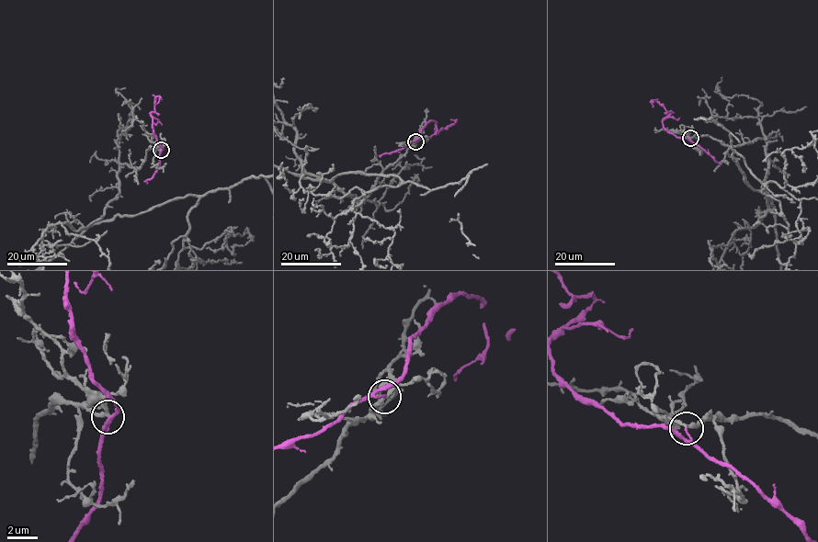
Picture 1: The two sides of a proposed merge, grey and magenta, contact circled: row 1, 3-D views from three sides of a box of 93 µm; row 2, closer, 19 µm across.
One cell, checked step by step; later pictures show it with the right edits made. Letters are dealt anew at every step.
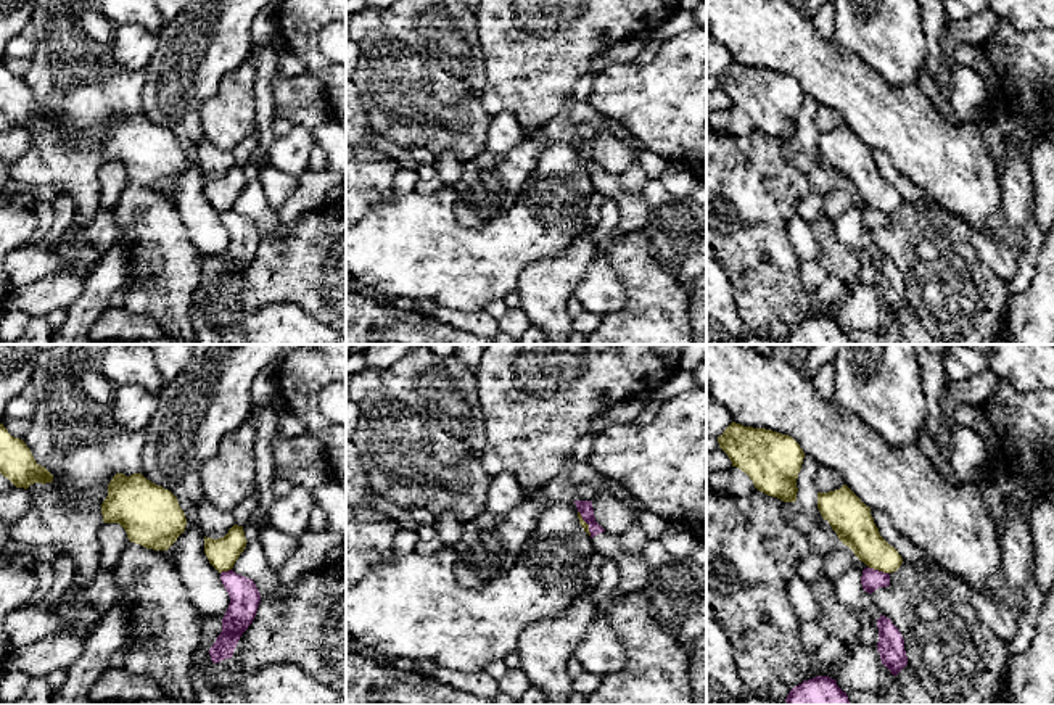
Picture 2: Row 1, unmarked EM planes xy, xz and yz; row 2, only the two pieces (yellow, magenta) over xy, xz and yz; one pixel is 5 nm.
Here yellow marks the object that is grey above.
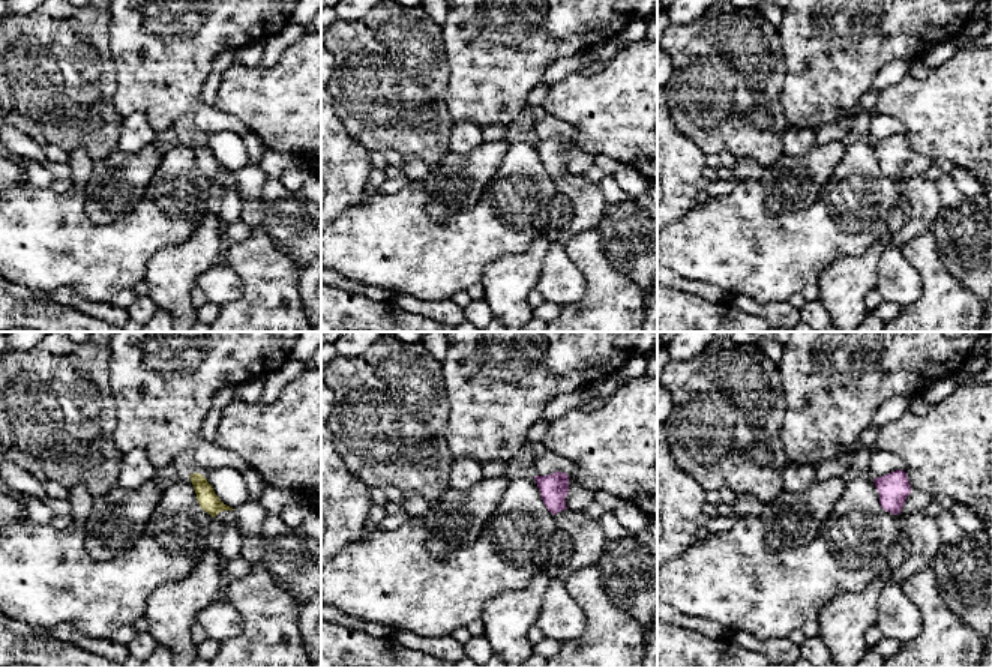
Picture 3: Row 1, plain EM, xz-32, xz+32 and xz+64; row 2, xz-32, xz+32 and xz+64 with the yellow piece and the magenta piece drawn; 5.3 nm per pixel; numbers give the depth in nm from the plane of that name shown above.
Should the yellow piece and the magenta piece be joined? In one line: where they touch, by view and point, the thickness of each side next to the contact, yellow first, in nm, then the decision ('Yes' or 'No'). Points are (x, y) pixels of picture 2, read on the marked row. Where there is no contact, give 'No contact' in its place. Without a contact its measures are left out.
Touches yellow at yz (877, 568). Thickness 200 nm (yellow) against 110 nm. No

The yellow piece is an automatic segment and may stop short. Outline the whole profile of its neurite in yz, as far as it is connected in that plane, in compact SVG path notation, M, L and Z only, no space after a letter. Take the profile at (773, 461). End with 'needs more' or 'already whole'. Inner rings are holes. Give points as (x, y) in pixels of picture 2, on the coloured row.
M732 422L718 443L732 467L747 473L758 491L784 502L797 501L805 452L792 436Z | already whole

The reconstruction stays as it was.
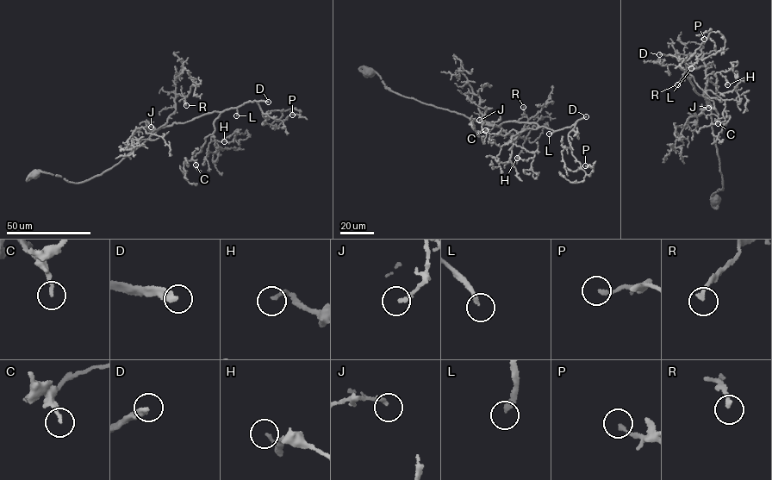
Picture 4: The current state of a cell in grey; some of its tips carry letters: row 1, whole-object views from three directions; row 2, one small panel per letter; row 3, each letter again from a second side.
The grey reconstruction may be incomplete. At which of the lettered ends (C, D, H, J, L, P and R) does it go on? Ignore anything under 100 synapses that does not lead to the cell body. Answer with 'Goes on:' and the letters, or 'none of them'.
Goes on: D, L

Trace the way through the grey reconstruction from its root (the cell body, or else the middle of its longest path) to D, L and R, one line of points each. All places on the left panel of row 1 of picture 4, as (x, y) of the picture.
D: (34, 174), (40, 170), (69, 182), (79, 183), (111, 168), (160, 128), (236, 108), (251, 101), (268, 102)
L: (34, 174), (40, 170), (69, 182), (79, 183), (111, 168), (160, 128), (228, 109), (236, 109), (236, 115)
R: (34, 174), (40, 170), (77, 183), (100, 174), (165, 123), (176, 109), (177, 95), (186, 96), (186, 105)

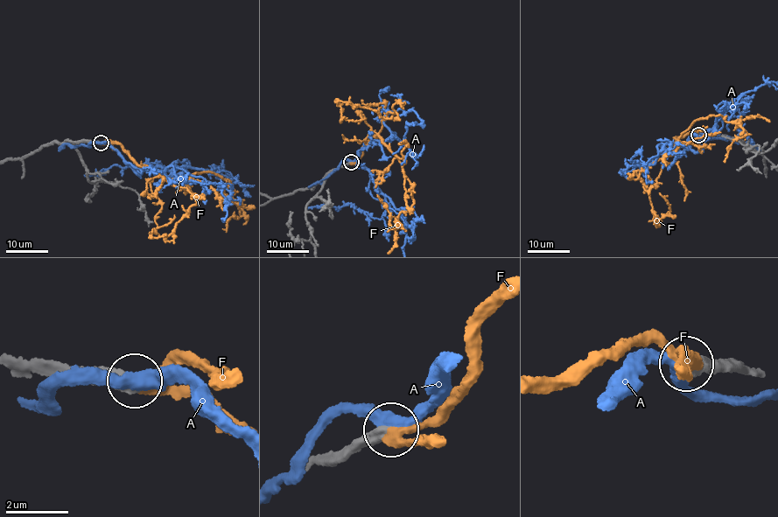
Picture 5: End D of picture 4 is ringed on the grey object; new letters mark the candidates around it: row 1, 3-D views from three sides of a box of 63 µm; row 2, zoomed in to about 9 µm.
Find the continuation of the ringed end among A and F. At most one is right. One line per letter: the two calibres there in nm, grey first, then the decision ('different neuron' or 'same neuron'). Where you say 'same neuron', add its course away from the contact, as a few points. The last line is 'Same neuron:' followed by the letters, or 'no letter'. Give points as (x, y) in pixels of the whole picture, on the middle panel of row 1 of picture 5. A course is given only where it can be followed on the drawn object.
A: 440/400 nm | different neuron
F: 420/320 nm | same neuron | via (350, 163), (360, 158), (368, 135), (396, 156), (413, 200), (397, 227), (392, 228), (377, 195)
Same neuron: F

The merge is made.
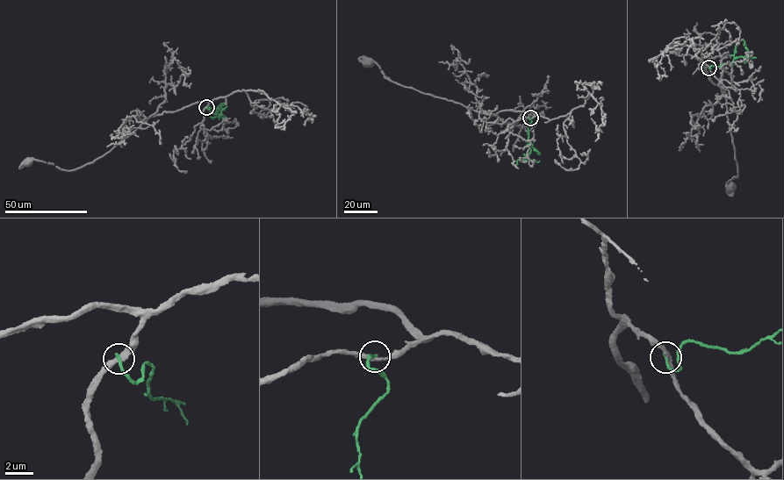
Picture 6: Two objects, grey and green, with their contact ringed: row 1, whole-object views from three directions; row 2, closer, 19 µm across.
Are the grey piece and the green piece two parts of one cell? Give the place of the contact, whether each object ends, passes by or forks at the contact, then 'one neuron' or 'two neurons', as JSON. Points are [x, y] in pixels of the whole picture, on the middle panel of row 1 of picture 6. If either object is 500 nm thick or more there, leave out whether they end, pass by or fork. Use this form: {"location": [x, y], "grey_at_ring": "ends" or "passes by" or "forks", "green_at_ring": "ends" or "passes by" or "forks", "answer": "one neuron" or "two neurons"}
{"location": [530, 118], "grey_at_ring": "passes by", "green_at_ring": "ends", "answer": "two neurons"}

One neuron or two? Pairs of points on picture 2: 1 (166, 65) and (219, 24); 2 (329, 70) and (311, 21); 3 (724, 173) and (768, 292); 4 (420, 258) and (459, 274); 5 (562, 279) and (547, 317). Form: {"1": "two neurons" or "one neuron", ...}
{"1": "one neuron", "2": "one neuron", "3": "one neuron", "4": "one neuron", "5": "one neuron"}

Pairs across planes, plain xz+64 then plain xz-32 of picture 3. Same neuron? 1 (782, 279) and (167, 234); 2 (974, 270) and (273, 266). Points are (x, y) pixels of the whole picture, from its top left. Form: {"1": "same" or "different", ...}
{"1": "same", "2": "different"}

